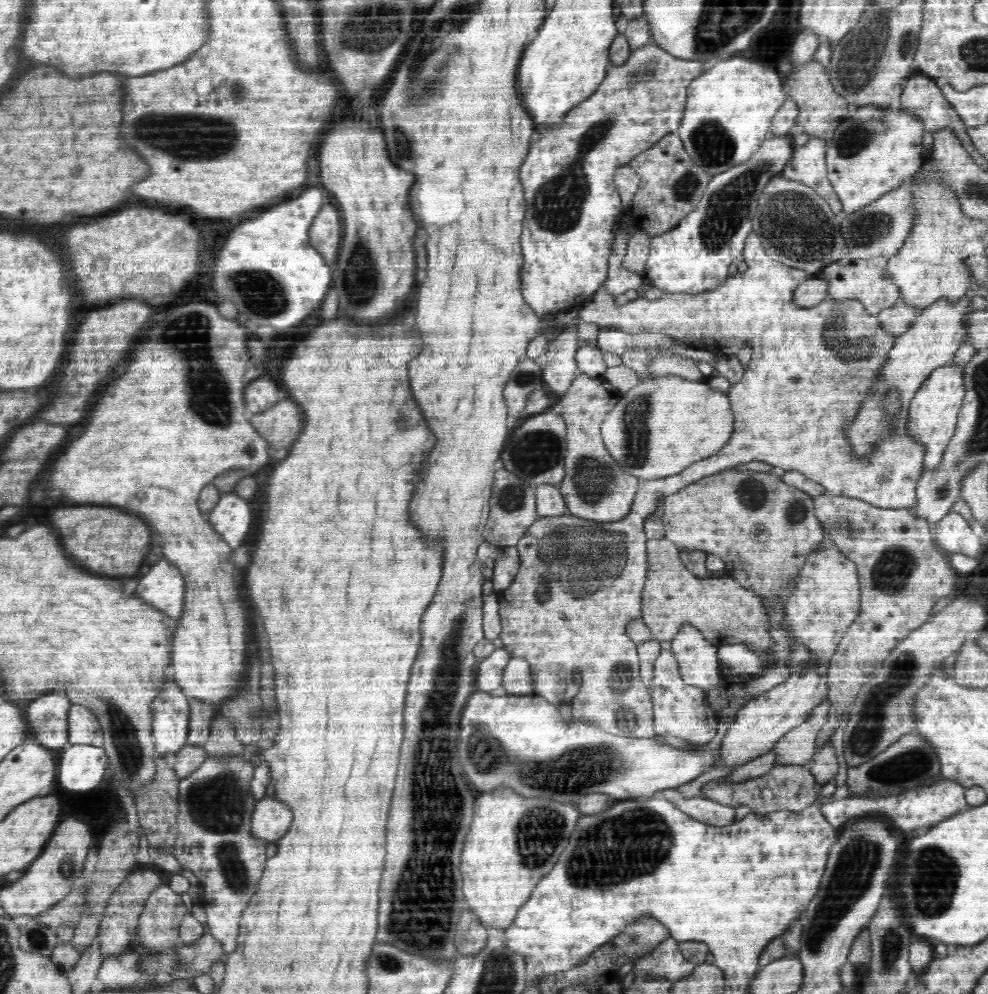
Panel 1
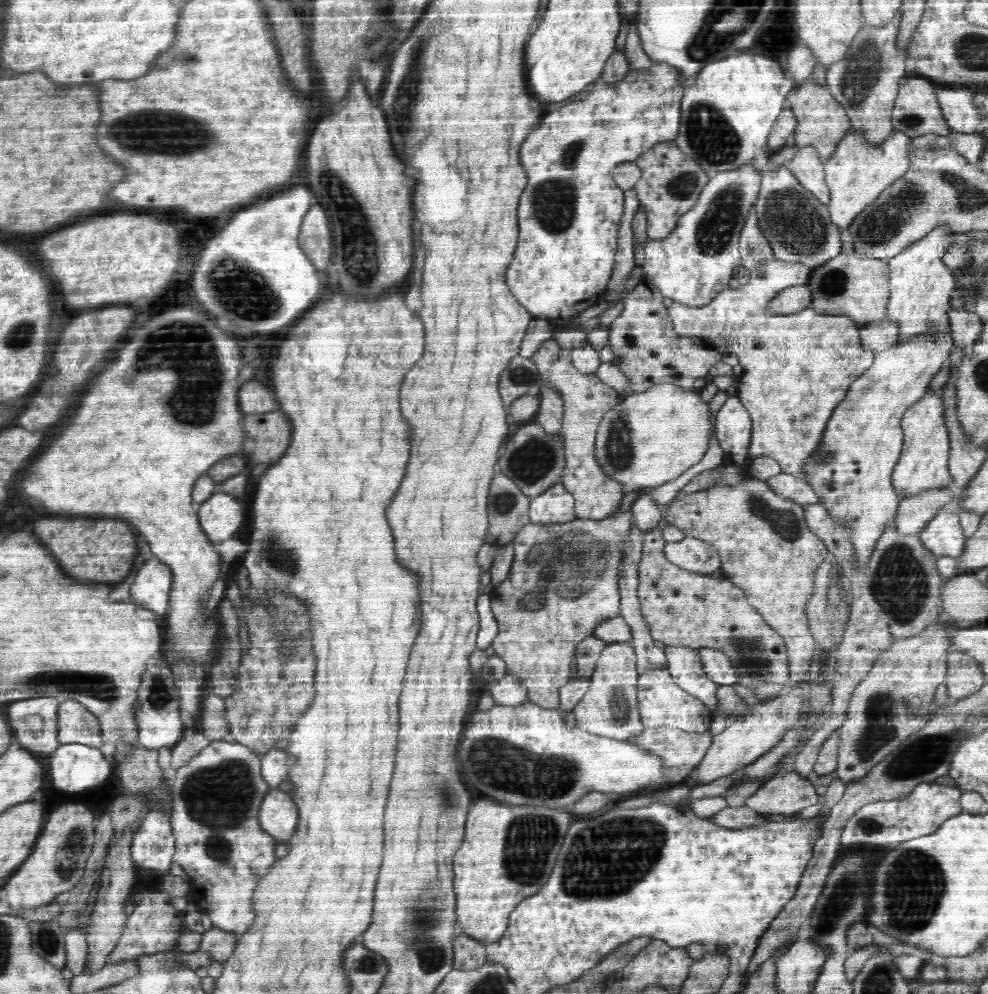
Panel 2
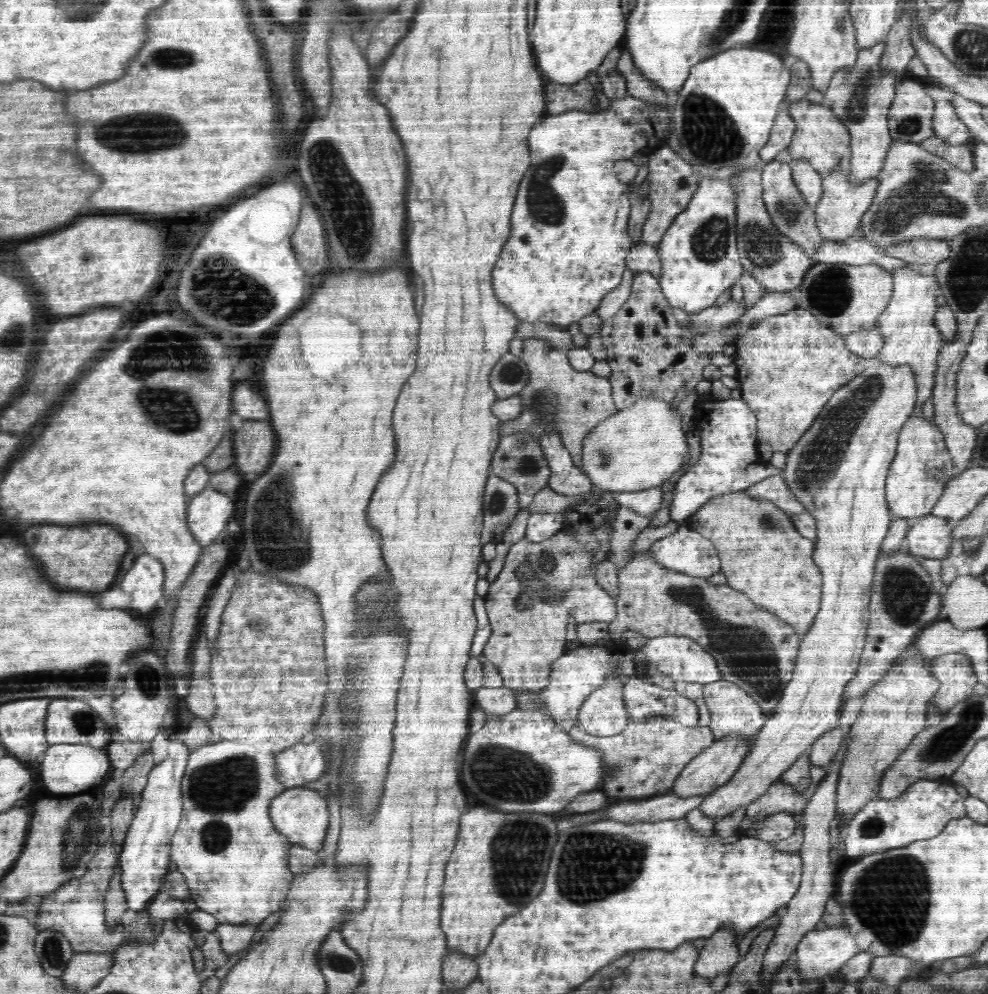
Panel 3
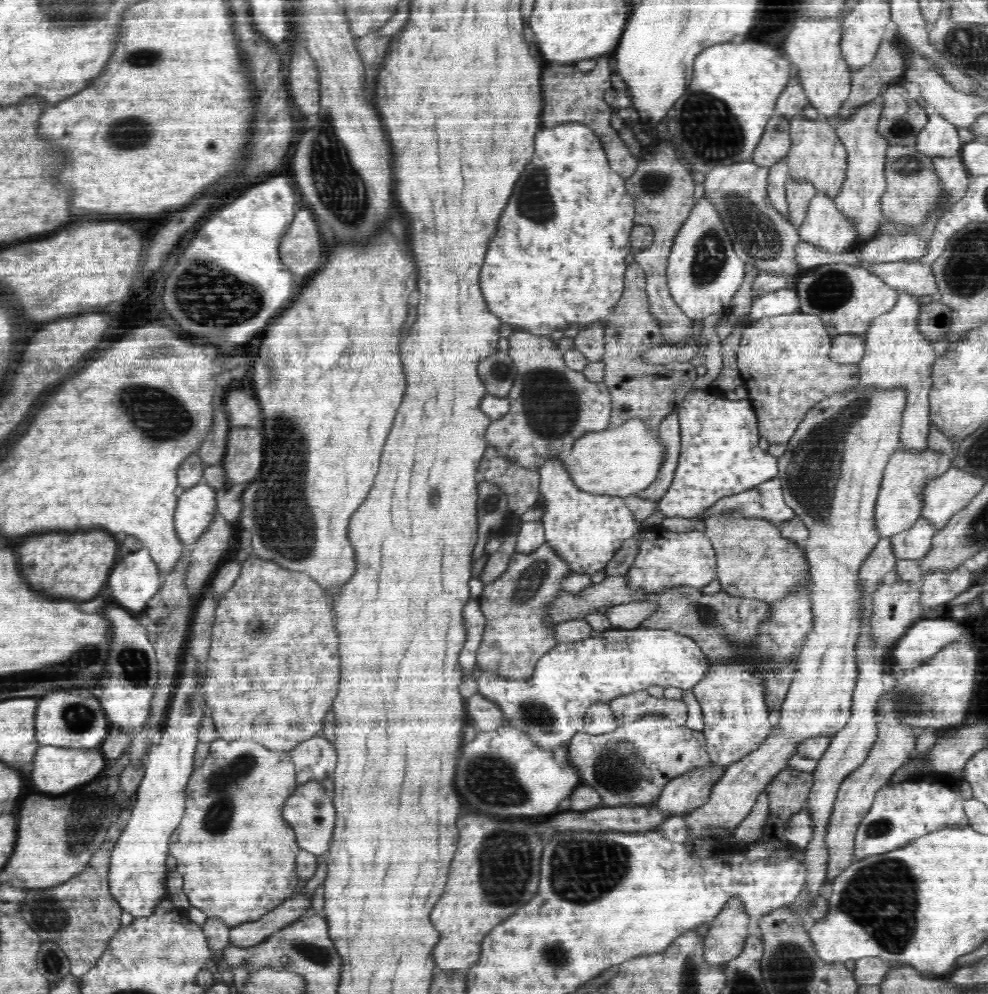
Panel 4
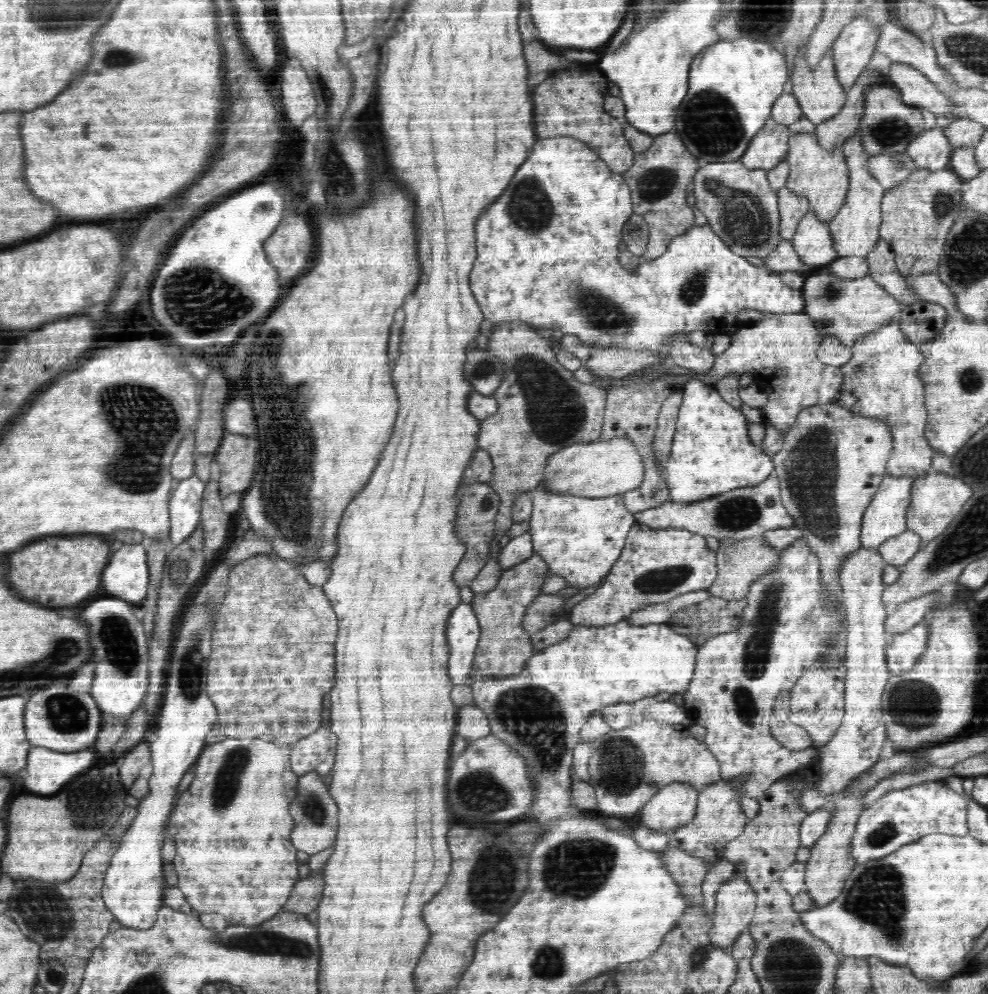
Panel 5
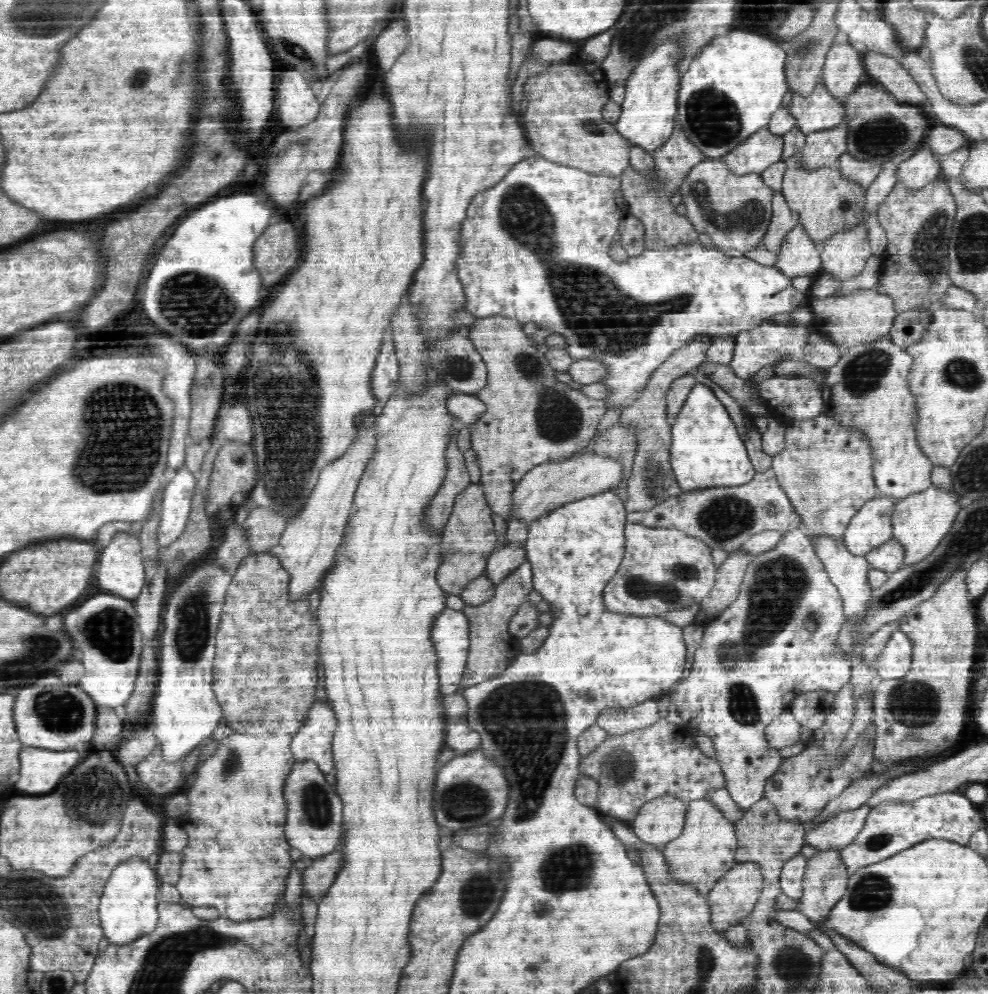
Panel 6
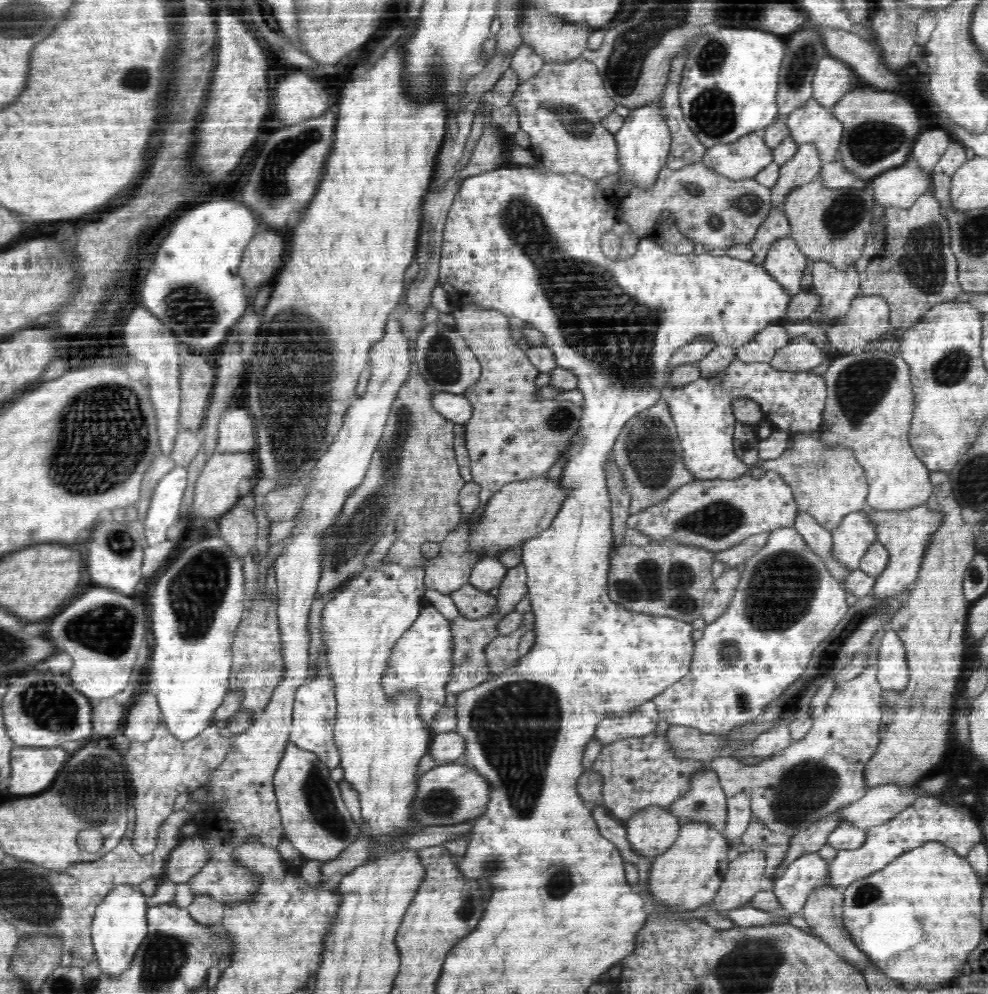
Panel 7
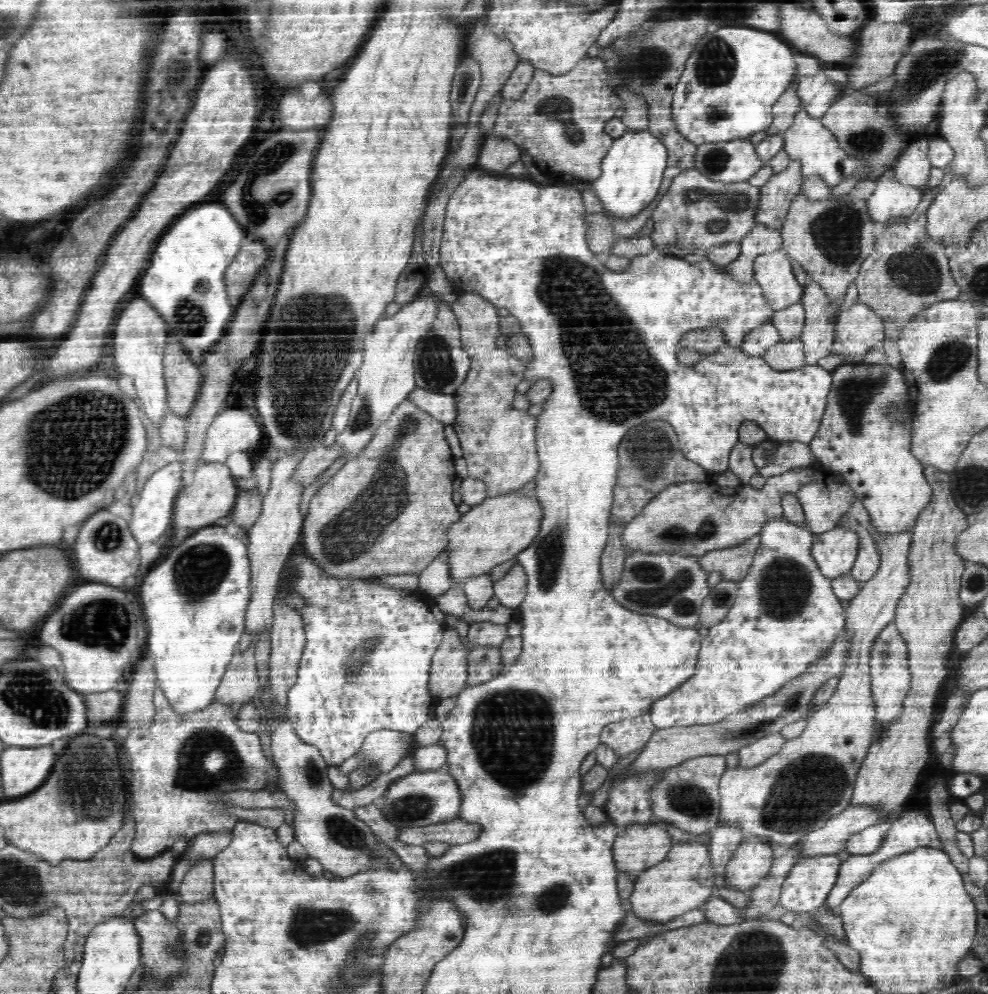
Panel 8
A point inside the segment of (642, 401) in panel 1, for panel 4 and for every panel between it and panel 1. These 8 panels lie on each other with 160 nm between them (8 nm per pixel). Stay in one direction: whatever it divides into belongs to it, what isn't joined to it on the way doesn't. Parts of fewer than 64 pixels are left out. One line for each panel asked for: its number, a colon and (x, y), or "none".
2: (651, 437)
3: (640, 447)
4: (620, 461)

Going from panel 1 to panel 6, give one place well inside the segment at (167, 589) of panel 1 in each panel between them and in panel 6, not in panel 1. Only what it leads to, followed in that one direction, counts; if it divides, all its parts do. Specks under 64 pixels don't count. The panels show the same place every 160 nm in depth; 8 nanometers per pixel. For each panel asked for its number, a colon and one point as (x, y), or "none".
2: (151, 588)
3: (144, 583)
4: (134, 583)
5: (127, 577)
6: (121, 571)

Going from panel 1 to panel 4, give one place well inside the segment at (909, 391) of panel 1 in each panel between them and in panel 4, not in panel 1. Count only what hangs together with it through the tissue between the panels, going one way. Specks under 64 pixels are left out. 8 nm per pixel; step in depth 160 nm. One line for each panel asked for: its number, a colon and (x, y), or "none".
2: (853, 475)
3: (837, 469)
4: (832, 471)

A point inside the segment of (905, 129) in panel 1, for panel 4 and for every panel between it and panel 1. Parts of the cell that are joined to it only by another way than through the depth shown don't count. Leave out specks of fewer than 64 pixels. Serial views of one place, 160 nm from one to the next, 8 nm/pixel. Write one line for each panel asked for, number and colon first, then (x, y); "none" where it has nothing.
2: (856, 173)
3: (838, 214)
4: (824, 226)

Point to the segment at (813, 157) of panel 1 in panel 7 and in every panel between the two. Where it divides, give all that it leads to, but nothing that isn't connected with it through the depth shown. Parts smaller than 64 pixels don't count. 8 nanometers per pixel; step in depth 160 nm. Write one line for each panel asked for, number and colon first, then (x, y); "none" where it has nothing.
2: (806, 165)
3: (809, 182)
4: (799, 193)
5: (792, 207)
6: (783, 219)
7: (776, 226)

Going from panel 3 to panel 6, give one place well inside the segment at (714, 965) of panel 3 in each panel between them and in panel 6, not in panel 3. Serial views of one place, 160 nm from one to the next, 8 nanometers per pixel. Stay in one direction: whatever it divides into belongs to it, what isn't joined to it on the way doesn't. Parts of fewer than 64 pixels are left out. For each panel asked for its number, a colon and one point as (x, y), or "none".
4: (725, 940)
5: (735, 903)
6: (733, 898)

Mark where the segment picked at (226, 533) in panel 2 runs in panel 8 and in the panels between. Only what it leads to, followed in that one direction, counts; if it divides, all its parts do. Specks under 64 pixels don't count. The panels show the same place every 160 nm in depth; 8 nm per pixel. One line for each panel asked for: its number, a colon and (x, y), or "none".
3: (209, 511)
4: (197, 505)
5: (185, 504)
6: (176, 504)
7: (165, 505)
8: (152, 514)

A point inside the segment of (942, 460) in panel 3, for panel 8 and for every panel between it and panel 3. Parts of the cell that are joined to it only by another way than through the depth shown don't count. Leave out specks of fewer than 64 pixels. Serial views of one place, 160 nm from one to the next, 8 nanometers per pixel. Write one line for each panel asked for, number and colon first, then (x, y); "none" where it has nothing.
4: (899, 505)
5: (886, 516)
6: (872, 526)
7: (852, 538)
8: (835, 551)

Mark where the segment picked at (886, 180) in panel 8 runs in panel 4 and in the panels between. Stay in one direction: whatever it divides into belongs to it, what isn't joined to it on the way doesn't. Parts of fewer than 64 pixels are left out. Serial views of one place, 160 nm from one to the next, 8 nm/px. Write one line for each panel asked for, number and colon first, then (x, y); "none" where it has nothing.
4: (938, 138)
5: (931, 149)
6: (923, 166)
7: (901, 186)

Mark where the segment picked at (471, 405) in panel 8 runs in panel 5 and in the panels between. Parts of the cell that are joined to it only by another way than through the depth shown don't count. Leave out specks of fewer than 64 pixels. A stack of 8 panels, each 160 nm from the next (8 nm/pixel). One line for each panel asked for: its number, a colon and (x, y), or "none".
5: (542, 409)
6: (531, 418)
7: (512, 436)

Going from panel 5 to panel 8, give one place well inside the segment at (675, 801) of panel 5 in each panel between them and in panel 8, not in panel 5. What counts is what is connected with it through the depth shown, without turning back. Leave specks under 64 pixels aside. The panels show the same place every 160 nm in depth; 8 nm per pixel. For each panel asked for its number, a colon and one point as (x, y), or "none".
6: (661, 820)
7: (651, 831)
8: (638, 847)

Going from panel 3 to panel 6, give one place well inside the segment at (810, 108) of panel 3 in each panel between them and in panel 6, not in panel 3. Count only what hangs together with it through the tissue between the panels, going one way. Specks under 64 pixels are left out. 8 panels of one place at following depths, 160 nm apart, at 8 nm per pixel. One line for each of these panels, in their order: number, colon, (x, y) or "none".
4: (816, 154)
5: (820, 174)
6: (827, 202)

